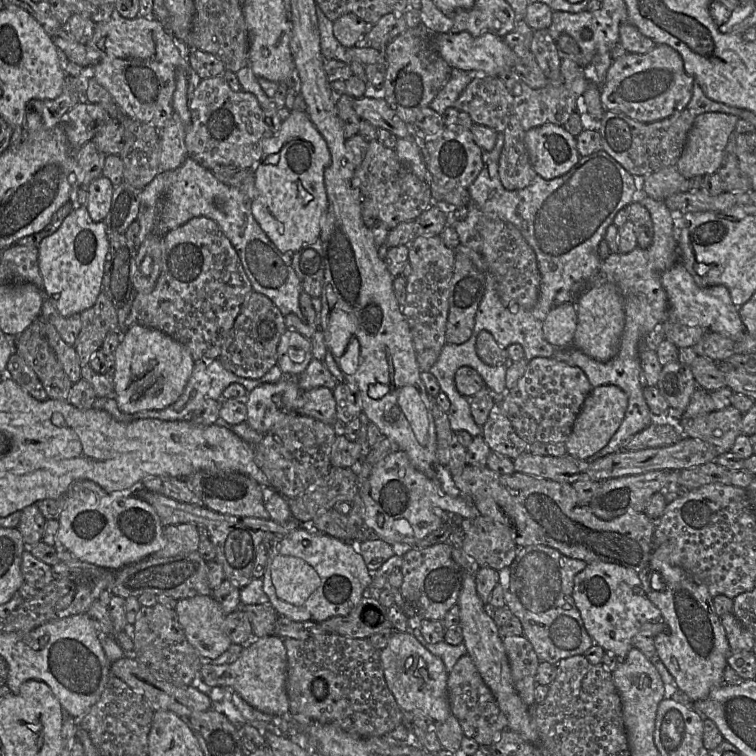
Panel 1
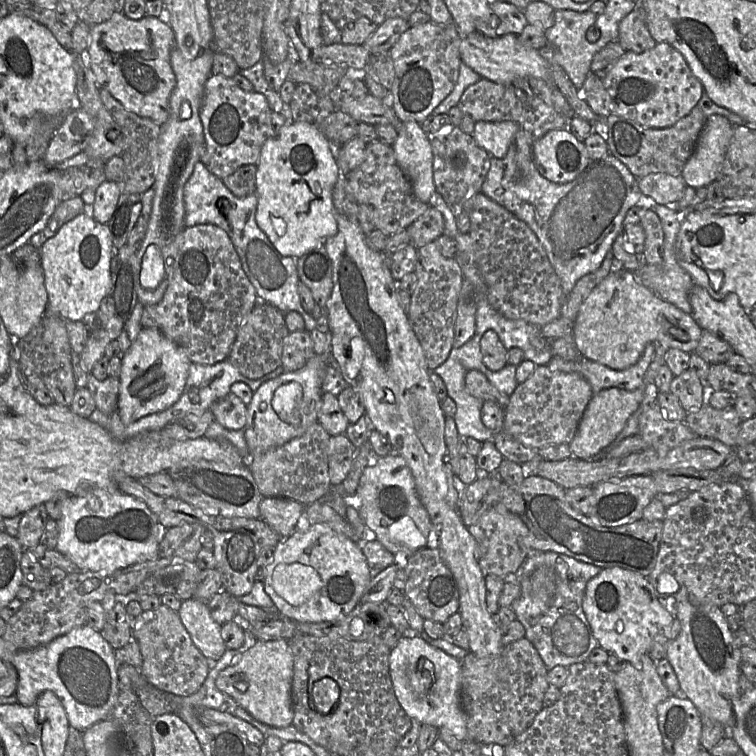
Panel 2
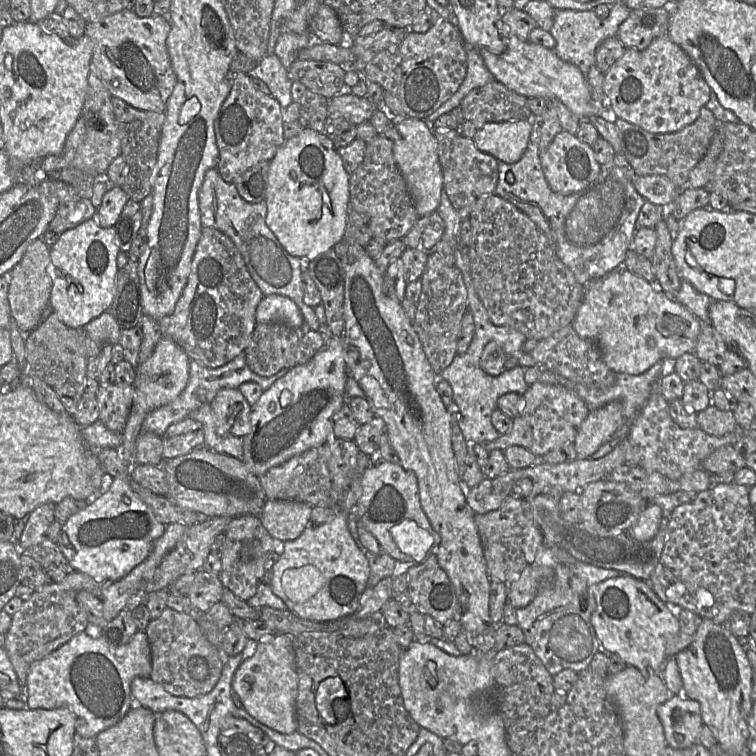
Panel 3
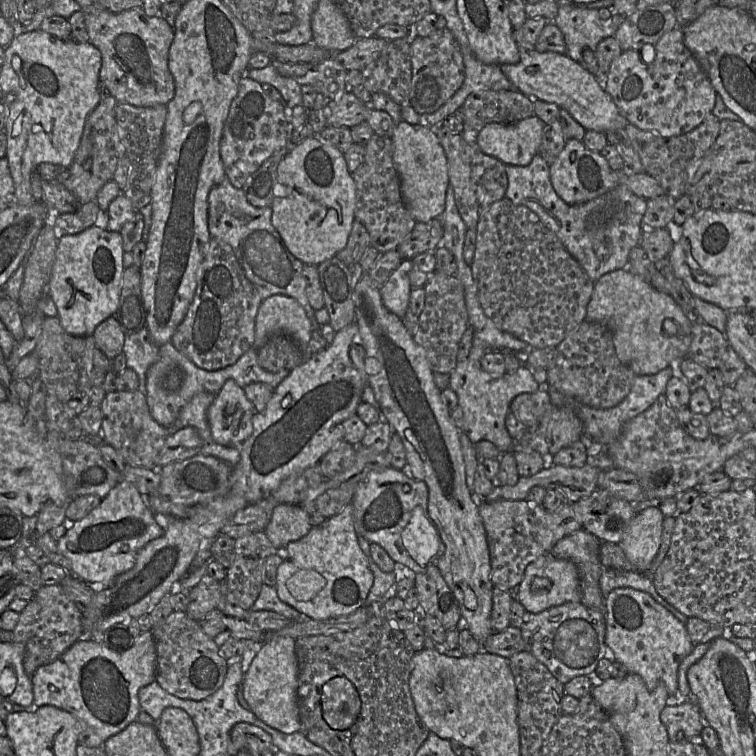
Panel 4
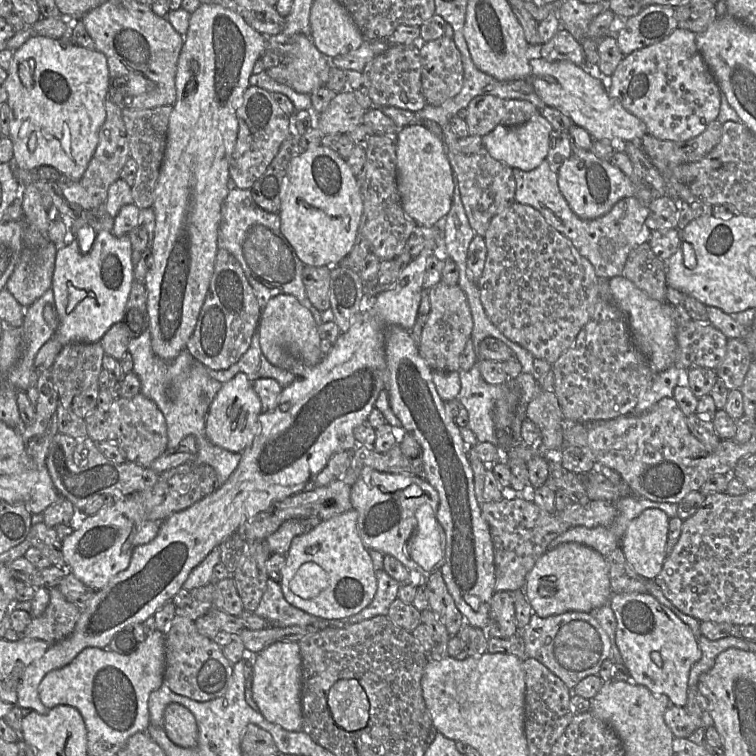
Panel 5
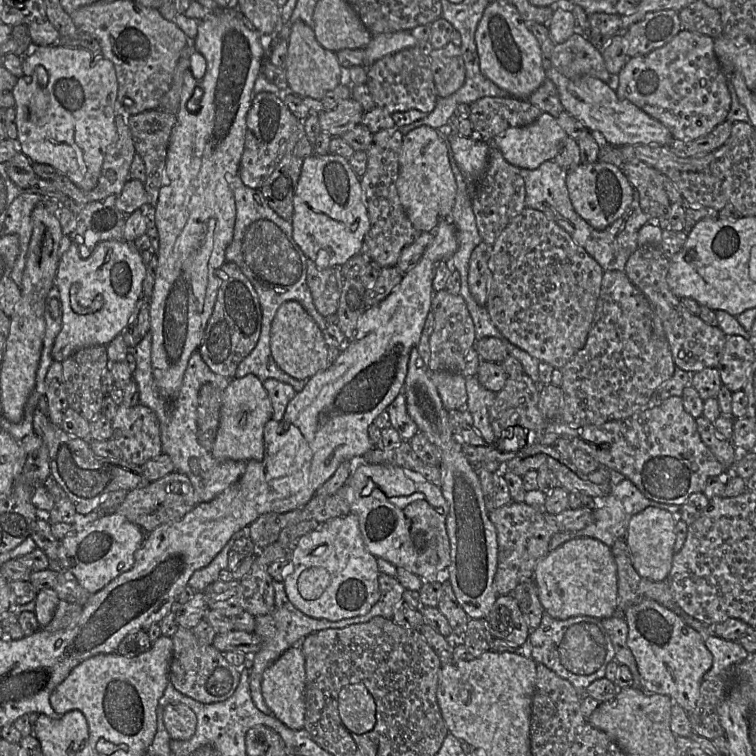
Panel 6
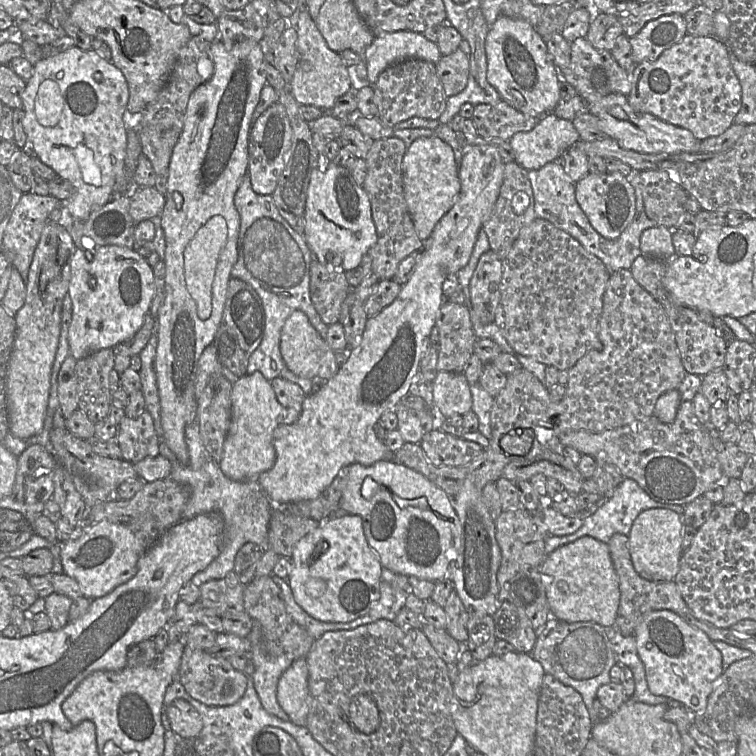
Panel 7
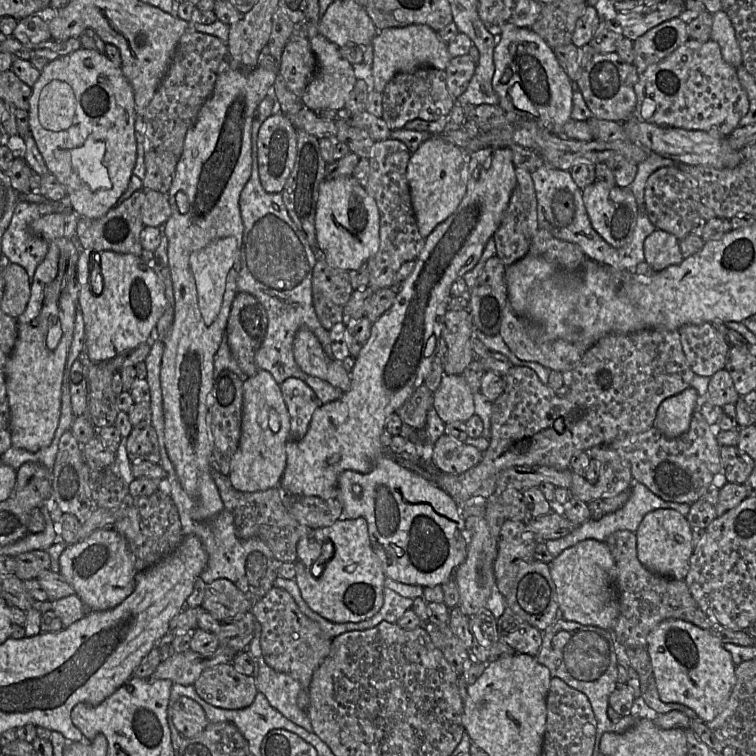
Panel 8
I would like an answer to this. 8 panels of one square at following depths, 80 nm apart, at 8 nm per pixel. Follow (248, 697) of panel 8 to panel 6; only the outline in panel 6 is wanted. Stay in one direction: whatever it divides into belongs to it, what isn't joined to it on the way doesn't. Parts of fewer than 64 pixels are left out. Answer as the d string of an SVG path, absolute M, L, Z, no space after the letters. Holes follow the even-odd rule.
M180 627L172 636L173 654L169 681L180 693L201 703L216 703L228 699L235 692L240 671L231 665L213 645L202 643L192 629Z

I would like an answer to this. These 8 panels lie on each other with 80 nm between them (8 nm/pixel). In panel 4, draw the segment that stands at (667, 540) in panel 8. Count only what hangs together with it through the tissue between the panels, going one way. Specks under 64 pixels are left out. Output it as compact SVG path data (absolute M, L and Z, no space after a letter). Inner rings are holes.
M648 507L637 513L630 521L620 545L637 572L648 572L658 553L664 518L659 508Z

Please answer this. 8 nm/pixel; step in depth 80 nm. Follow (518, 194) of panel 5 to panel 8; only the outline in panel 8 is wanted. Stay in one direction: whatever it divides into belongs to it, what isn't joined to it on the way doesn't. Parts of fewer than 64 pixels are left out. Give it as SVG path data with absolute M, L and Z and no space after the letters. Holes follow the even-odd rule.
M657 153L649 156L638 164L636 176L629 189L637 204L637 219L631 240L621 248L615 248L607 243L592 227L582 198L582 190L576 185L569 171L553 167L549 163L531 173L537 197L537 219L539 228L549 231L555 238L571 242L579 246L588 259L610 266L617 270L630 270L645 261L644 241L656 227L648 218L644 190L648 177L656 170L664 167L678 166L675 160Z

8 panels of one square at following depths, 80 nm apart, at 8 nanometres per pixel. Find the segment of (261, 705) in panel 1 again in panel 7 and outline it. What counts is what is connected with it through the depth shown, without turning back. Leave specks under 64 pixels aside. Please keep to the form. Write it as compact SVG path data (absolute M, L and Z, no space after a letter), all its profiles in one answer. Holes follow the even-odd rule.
M296 659L283 672L277 684L277 701L289 716L289 721L297 726L306 726L308 715L308 666L306 659Z

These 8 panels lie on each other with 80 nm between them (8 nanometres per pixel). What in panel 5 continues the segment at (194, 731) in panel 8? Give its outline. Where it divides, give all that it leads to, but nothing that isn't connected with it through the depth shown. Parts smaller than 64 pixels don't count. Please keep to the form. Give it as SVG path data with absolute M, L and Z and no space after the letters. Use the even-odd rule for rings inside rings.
M169 704L162 725L167 737L177 746L193 748L198 742L198 726L193 713L186 707Z

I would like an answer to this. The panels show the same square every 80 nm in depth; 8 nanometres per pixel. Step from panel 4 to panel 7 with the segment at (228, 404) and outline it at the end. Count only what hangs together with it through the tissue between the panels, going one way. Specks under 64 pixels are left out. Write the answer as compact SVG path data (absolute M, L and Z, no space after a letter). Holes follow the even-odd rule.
M260 372L241 376L231 391L231 421L220 461L222 472L234 481L257 480L276 460L274 430L281 424L282 407L268 381Z

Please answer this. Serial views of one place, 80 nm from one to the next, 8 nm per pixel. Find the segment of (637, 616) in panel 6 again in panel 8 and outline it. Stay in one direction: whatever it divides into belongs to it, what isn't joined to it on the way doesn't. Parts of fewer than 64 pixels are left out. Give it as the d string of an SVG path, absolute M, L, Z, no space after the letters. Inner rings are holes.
M669 619L651 631L646 650L663 702L683 704L705 723L712 721L723 710L736 683L736 665L719 638L690 622Z

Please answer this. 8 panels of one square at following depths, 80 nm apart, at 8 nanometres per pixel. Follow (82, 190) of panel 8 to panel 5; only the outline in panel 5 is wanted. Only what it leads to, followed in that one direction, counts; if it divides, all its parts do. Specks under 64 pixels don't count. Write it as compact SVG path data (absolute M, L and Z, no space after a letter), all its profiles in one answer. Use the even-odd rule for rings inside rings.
M34 35L13 52L4 85L8 93L6 103L11 110L12 164L25 170L47 165L72 180L80 180L94 155L99 131L106 119L105 103L110 85L106 56L60 39Z

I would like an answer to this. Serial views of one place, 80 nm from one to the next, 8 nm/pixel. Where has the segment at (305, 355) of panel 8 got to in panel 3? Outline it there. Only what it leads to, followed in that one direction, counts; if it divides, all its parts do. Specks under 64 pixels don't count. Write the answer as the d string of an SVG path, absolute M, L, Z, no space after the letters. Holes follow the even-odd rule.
M282 295L264 296L256 309L256 323L279 321L293 329L300 329L304 317L297 304Z

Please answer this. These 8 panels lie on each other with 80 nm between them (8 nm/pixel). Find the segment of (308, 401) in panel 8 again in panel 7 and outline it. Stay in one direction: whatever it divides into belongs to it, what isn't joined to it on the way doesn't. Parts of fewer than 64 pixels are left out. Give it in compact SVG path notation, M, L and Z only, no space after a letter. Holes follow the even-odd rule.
M274 378L270 381L277 400L282 407L281 424L293 424L299 418L306 394L297 384L286 379Z

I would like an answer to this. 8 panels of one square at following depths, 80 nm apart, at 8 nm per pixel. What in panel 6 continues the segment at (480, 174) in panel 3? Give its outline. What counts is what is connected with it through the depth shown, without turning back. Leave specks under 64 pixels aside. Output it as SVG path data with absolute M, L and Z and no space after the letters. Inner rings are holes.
M492 145L484 173L477 181L467 182L467 188L482 242L492 246L510 221L526 208L525 183L520 168L507 162L501 152Z

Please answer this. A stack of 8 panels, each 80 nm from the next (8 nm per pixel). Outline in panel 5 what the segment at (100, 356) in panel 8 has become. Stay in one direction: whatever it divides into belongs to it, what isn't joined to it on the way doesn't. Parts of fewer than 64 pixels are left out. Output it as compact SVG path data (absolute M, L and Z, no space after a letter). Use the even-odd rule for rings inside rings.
M108 231L97 233L87 253L80 251L75 238L58 248L51 289L59 326L35 356L34 367L38 375L51 368L56 356L67 344L100 342L111 326L122 321L135 281L132 252L127 236L116 236Z

